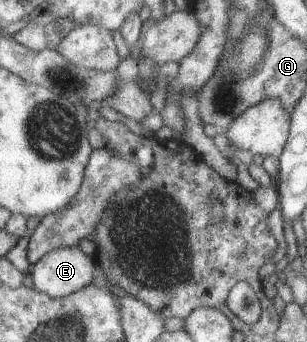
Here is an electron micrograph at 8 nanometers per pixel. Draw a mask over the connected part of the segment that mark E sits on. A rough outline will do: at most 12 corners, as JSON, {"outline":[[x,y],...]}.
{"outline":[[79,246],[32,266],[30,285],[62,298],[95,285],[95,257]]}

